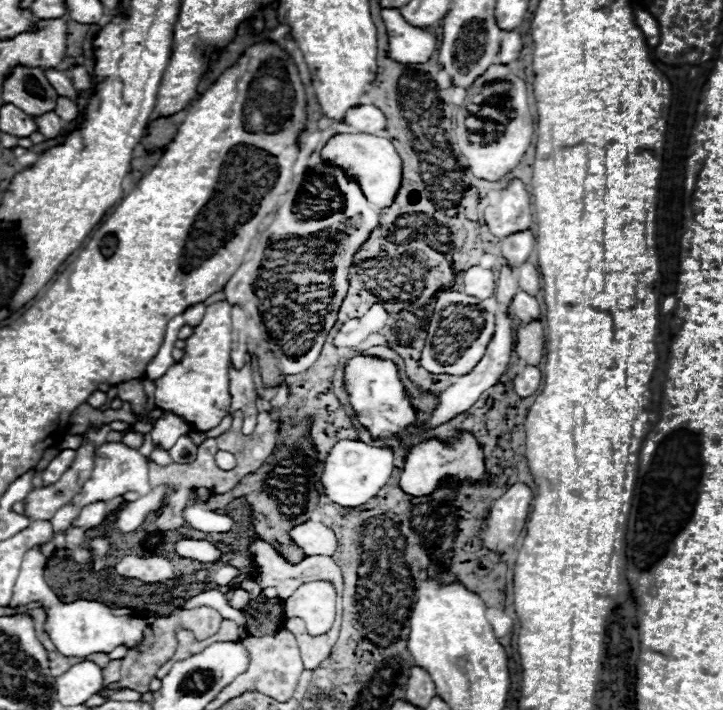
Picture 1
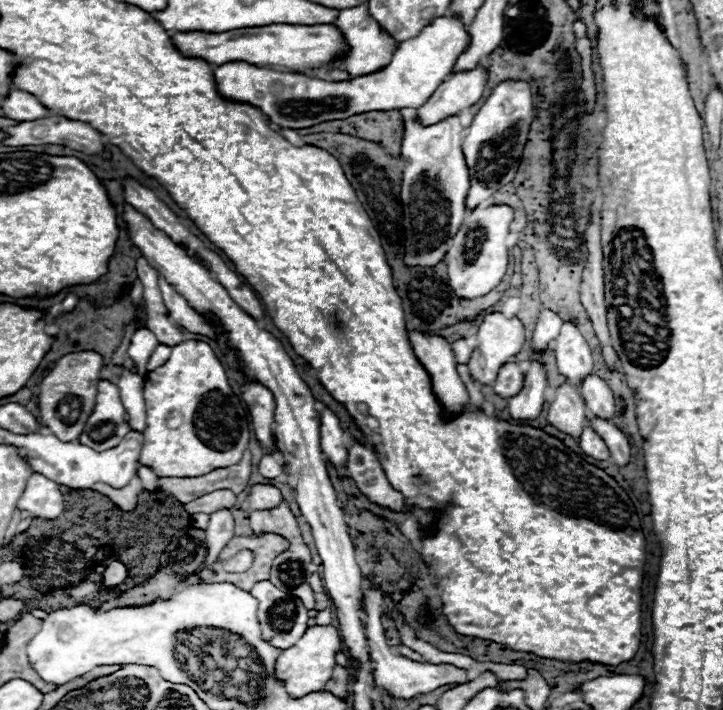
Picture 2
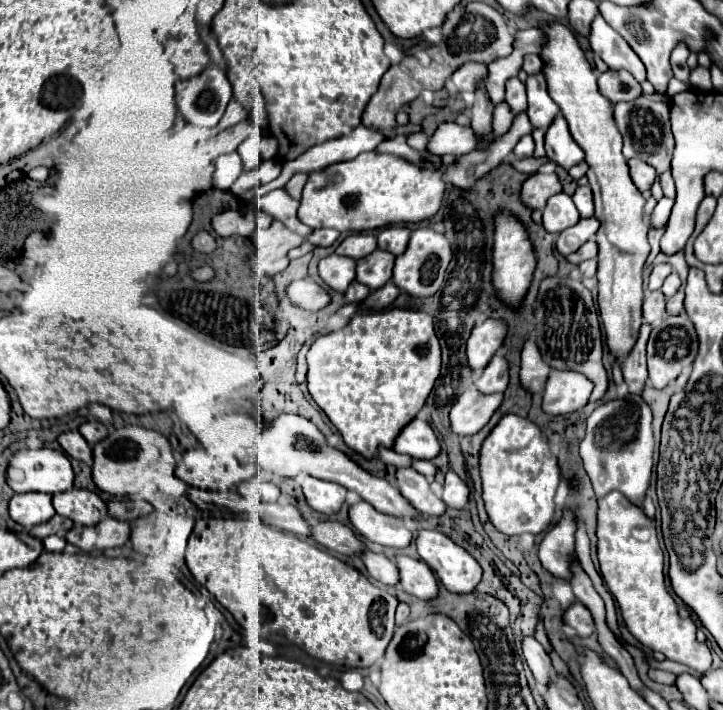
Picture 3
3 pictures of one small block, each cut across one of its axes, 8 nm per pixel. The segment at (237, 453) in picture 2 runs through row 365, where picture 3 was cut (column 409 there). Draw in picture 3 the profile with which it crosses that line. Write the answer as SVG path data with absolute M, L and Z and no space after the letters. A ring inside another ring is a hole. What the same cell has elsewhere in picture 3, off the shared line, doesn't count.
M362 152L354 160L332 164L320 172L312 172L306 186L304 196L298 208L298 220L306 226L314 228L334 228L338 232L362 232L372 228L382 228L388 224L404 224L404 222L422 222L432 218L444 194L444 174L440 170L426 170L410 164L404 158L392 154L378 152Z

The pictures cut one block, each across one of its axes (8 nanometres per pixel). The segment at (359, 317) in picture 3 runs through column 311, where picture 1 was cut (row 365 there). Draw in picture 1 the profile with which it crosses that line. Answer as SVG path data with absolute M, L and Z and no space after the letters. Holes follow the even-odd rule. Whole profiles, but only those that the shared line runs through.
M364 356L352 358L346 366L346 390L350 394L350 402L360 424L368 428L372 438L386 438L394 432L402 434L416 420L416 414L410 406L410 398L402 382L398 380L398 370L388 360Z

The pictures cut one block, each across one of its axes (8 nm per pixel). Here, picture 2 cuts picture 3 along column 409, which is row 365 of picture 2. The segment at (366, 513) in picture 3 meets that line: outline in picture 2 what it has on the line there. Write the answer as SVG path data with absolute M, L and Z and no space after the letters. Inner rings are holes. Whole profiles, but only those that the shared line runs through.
M532 360L530 368L524 372L522 390L508 400L508 410L512 418L518 418L518 420L536 418L544 404L544 390L546 390L544 364L538 360Z

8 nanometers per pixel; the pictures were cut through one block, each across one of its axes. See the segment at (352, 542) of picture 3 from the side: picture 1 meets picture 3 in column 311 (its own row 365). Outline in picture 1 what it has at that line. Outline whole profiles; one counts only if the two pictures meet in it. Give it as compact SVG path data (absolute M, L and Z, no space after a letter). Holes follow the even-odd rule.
M540 320L520 324L514 332L516 336L516 354L526 360L526 364L538 366L544 350L544 326Z

